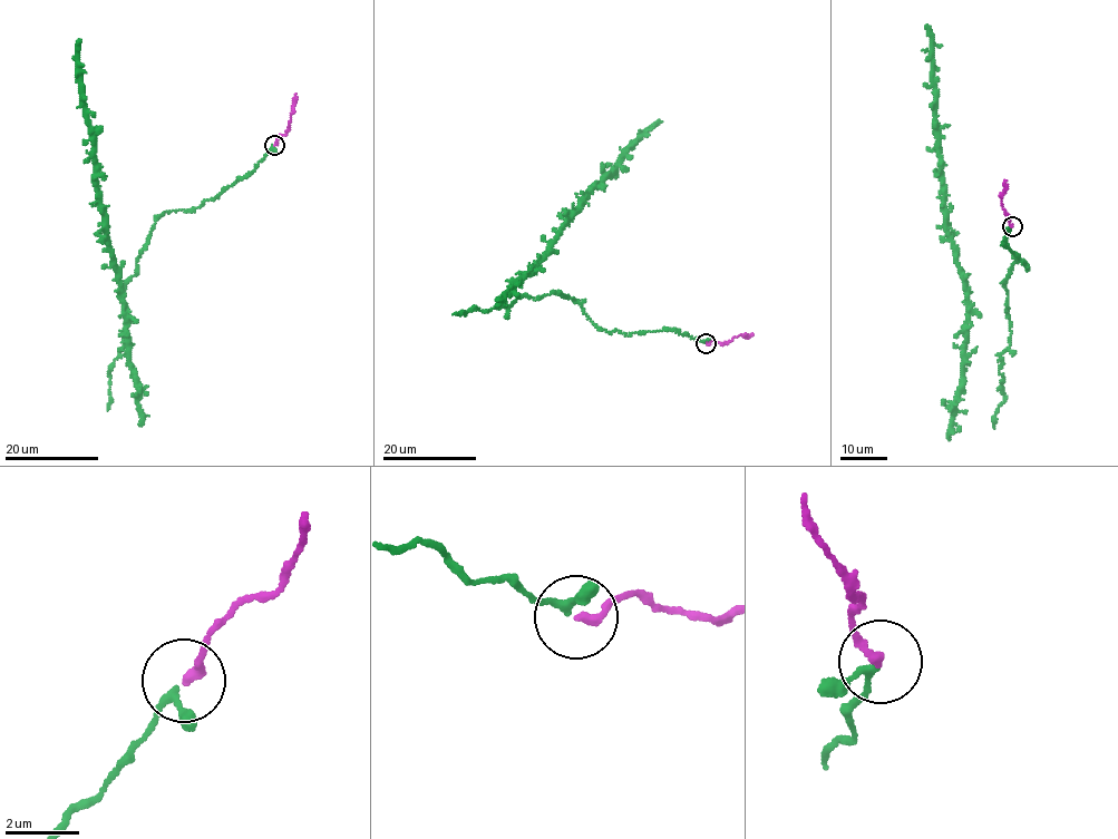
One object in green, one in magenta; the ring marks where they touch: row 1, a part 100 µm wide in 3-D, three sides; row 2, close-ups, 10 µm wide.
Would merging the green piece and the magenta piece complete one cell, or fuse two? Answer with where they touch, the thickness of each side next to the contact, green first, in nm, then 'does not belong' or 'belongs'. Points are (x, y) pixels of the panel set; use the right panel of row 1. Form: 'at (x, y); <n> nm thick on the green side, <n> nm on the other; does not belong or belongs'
at (1012, 226); 160 nm thick on the green side, 240 nm on the other; belongs

